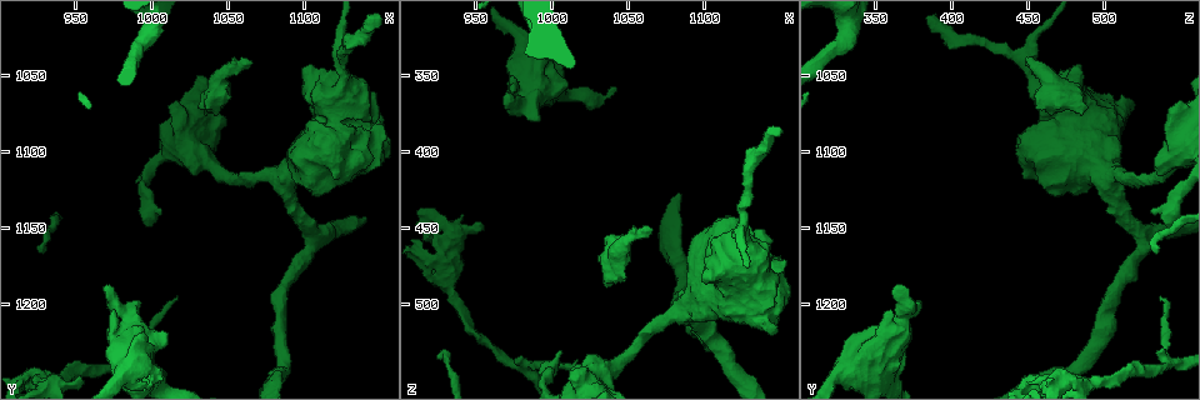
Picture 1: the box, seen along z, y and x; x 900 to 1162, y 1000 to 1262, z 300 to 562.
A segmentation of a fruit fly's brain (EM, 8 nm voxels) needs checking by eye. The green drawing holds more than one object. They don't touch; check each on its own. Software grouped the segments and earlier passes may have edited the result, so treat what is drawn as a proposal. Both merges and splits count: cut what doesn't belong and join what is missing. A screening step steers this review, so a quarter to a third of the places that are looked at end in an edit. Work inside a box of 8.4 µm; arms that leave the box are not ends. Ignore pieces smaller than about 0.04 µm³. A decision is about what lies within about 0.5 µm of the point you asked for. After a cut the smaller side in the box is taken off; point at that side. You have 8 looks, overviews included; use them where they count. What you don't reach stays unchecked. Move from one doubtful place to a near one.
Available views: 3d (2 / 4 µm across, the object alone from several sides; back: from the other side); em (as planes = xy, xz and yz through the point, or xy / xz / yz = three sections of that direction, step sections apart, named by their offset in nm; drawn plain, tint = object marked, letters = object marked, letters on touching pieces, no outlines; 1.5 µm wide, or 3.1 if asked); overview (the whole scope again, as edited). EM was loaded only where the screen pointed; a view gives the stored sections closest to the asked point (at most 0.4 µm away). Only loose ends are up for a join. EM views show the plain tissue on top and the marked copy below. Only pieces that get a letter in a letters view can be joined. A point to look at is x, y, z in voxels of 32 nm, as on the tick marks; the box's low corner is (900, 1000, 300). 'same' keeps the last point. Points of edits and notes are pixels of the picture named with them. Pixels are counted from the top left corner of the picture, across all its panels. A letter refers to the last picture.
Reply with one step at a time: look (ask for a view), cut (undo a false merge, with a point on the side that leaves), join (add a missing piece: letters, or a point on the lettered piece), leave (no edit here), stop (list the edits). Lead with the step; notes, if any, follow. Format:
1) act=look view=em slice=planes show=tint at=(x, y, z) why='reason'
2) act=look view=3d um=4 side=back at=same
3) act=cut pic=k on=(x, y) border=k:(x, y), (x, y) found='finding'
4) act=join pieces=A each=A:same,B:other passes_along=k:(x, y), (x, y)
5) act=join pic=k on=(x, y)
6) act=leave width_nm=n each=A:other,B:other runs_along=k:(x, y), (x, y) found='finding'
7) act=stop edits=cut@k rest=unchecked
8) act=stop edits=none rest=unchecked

act=look view=3d um=4 at=(970, 1190, 362) why='an open end'

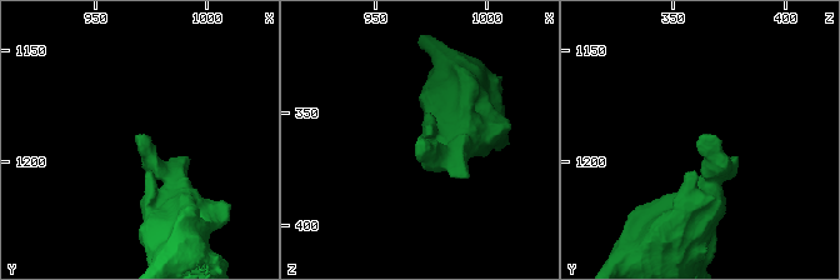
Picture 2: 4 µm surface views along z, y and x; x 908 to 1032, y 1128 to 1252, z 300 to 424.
act=look view=em slice=planes show=letters at=(970, 1189, 362)

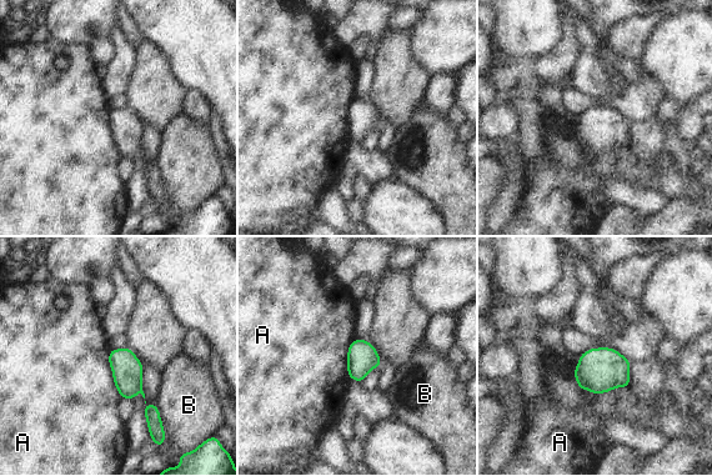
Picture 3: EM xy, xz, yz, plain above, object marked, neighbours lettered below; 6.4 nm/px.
act=leave longest_contact=A:320nm each=A:other,B:other border=3:(109, 349), (111, 377), (120, 396) found='none of them fits'

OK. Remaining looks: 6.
act=look view=3d um=4 side=back at=(998, 1024, 330) why='sudden change in width'

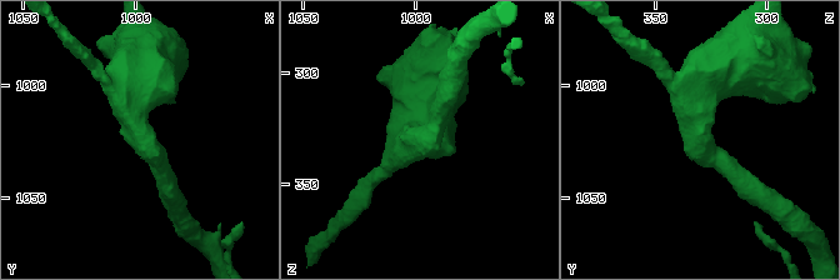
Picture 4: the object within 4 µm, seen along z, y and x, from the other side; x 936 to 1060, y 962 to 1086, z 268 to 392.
act=look view=em slice=xz step=8 show=tint at=(997, 1026, 328) why='now the EM'

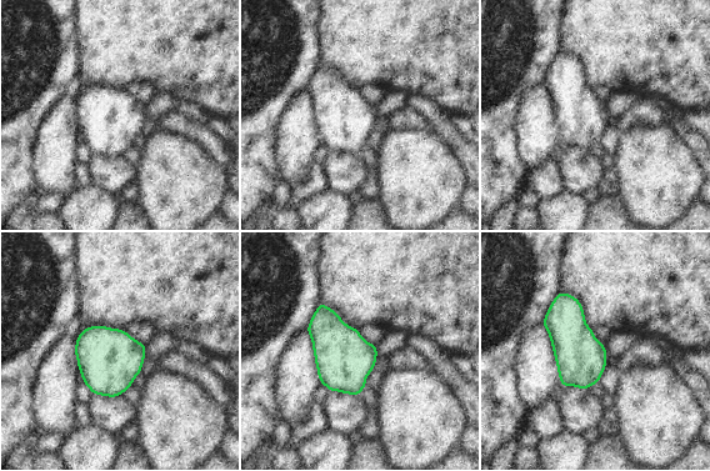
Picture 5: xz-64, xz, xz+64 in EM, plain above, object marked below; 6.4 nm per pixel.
act=look view=em slice=xz step=8 show=letters at=same why='what lies round it'

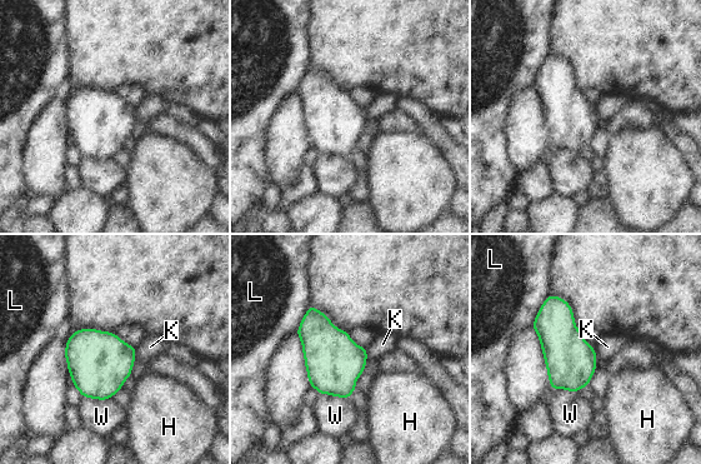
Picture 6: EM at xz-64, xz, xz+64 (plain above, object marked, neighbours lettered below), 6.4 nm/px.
act=leave each=H:other,K:other,L:other,W:other border=6:(365, 348), (366, 364) found='one neuron here'

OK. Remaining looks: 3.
act=look view=3d um=4 side=back at=(1006, 1140, 532) why='an open end'

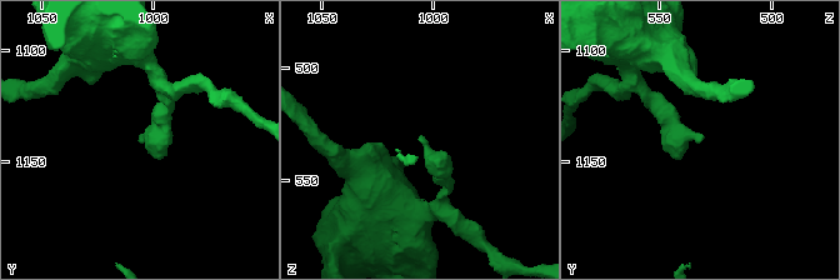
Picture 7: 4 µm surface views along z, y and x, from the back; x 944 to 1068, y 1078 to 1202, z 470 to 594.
act=look view=em slice=xy step=8 show=letters at=(1006, 1140, 531)

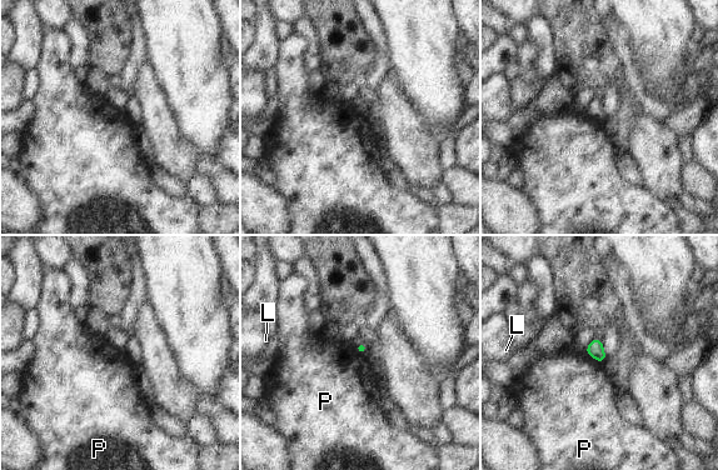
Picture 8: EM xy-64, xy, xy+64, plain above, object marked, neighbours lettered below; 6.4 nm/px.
act=leave each=L:other,P:other border=8:(586, 353), (602, 363) found='no lettered piece goes on from it'

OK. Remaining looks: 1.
act=stop edits=none rest=unchecked

